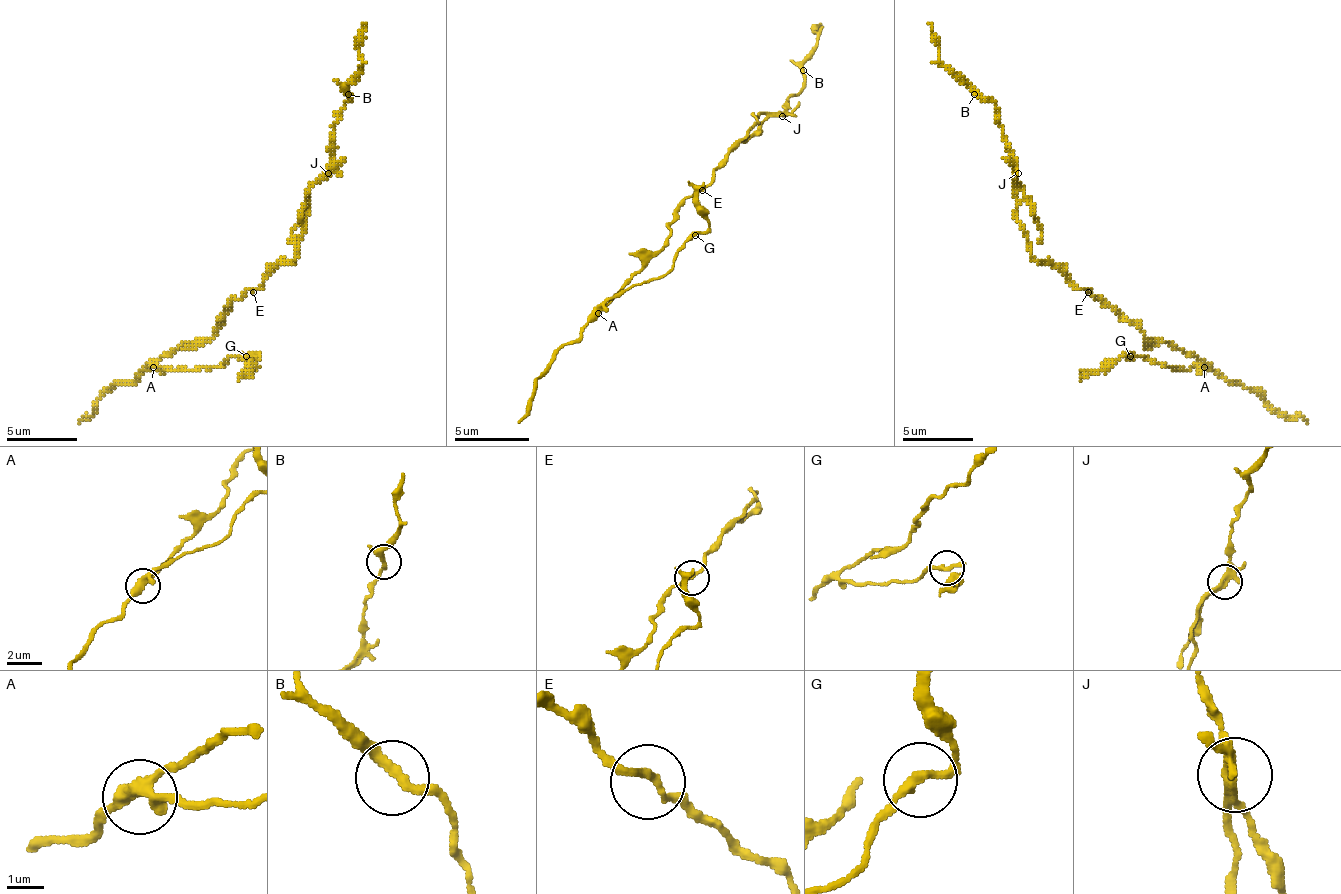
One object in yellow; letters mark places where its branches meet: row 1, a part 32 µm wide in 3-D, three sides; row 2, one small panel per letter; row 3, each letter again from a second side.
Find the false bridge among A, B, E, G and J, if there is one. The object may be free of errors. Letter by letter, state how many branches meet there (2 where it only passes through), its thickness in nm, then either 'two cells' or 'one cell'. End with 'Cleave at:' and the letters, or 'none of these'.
A: 4 branches meet; 320 nm thick; one cell
B: 3 branches meet; 240 nm thick; one cell
E: 2 branches meet; 200 nm thick; one cell
G: 2 branches meet; 240 nm thick; one cell
J: 3 branches meet; 240 nm thick; two cells
Cleave at: J

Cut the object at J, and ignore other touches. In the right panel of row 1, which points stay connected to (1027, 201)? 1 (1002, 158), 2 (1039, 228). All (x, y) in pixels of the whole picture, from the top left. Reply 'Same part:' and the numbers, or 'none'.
Same part: 1, 2

